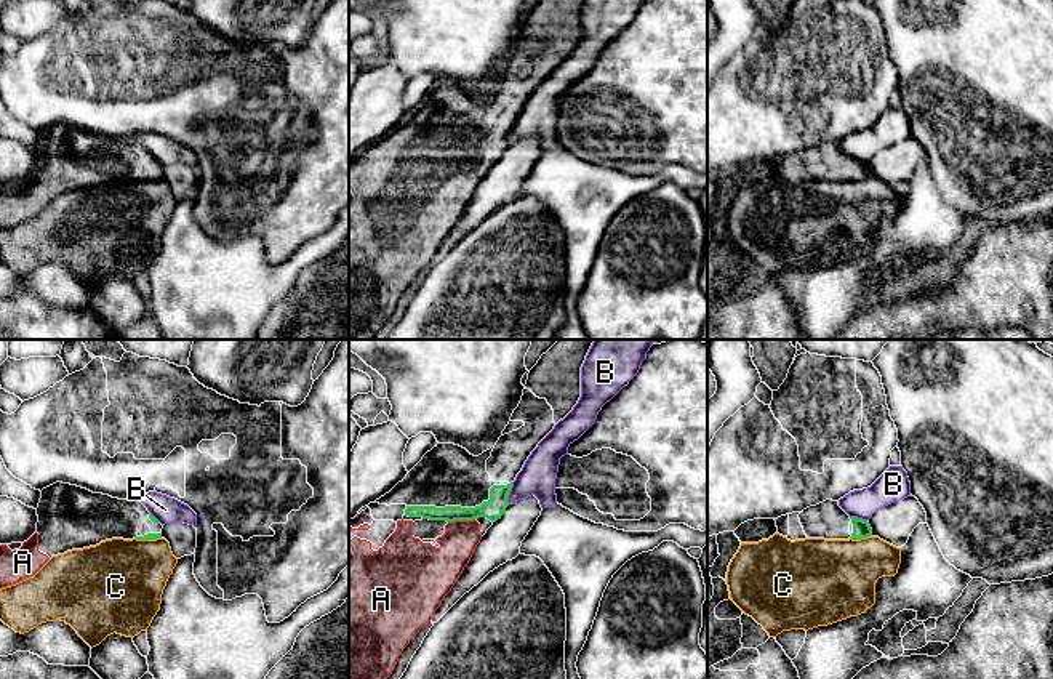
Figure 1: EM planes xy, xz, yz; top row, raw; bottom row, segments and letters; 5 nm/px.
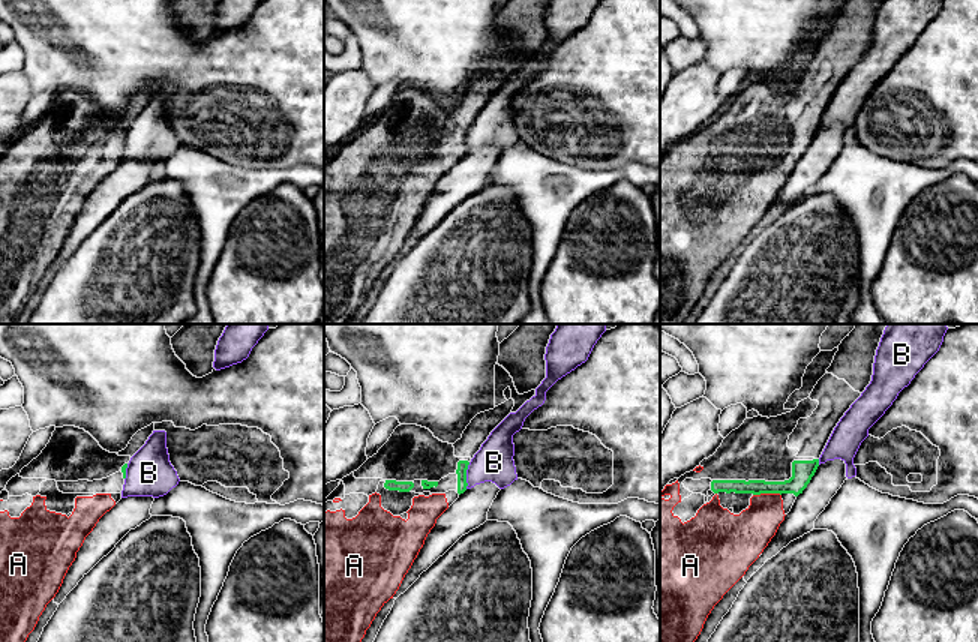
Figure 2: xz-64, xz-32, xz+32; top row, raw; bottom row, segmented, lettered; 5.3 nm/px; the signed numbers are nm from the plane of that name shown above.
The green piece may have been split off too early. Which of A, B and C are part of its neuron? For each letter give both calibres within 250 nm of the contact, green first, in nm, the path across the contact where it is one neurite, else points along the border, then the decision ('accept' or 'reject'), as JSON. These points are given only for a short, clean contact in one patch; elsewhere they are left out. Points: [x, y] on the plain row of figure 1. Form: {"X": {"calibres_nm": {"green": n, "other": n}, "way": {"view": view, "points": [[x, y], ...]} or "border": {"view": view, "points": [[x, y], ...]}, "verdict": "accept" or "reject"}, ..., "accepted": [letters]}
{"A": {"calibres_nm": {"green": 100, "other": 190}, "verdict": "accept"}, "B": {"calibres_nm": {"green": 100, "other": 180}, "border": {"view": "xz", "points": [[512, 124], [508, 133], [508, 144]]}, "verdict": "reject"}, "C": {"calibres_nm": {"green": 90, "other": 400}, "verdict": "reject"}, "accepted": ["A"]}

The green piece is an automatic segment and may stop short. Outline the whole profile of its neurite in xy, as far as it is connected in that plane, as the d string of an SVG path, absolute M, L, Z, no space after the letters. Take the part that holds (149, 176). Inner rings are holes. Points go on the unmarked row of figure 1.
M62 123L42 131L37 157L37 173L19 191L11 192L0 186L0 231L34 218L53 197L112 179L157 181L163 170L141 141L118 141Z

